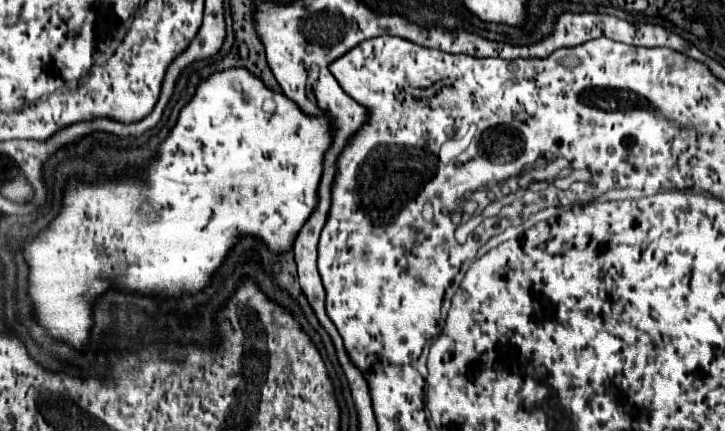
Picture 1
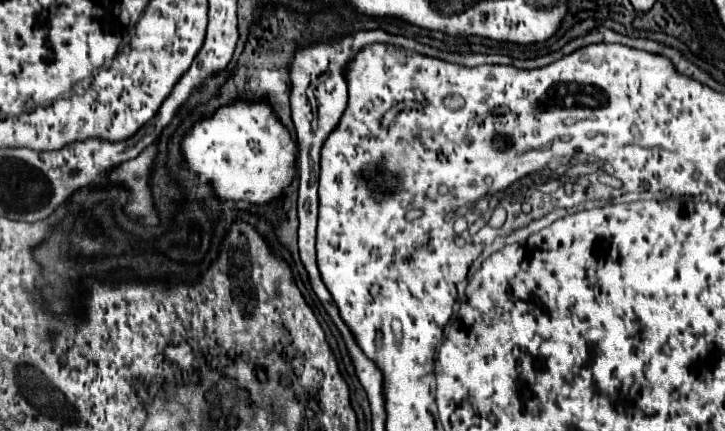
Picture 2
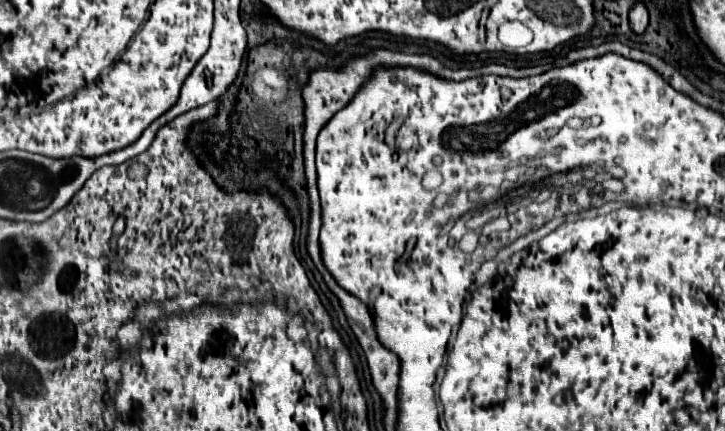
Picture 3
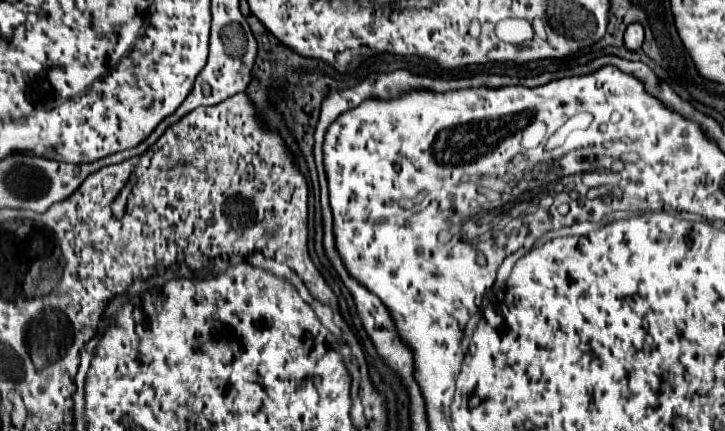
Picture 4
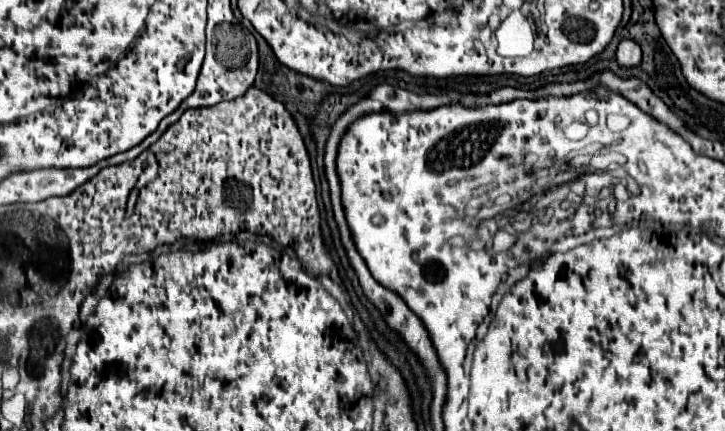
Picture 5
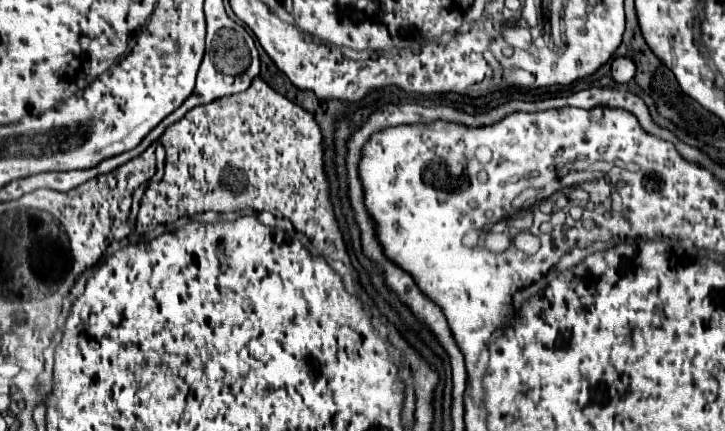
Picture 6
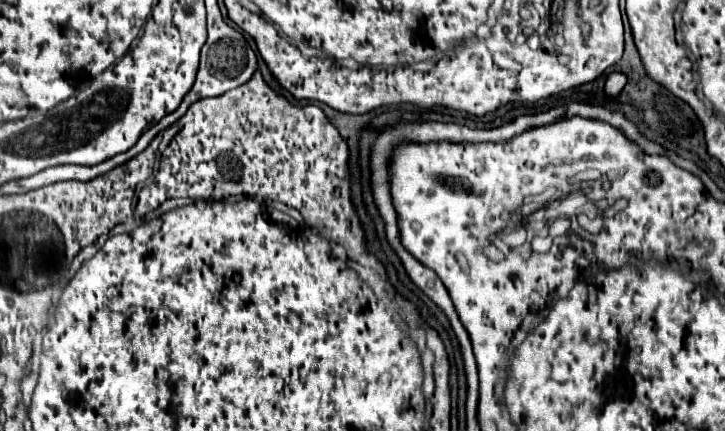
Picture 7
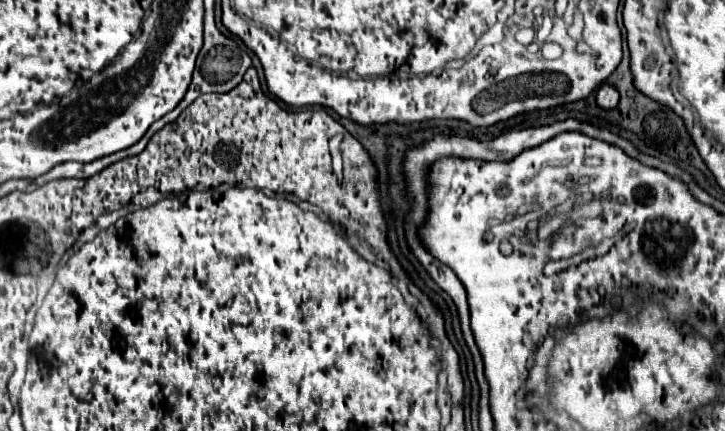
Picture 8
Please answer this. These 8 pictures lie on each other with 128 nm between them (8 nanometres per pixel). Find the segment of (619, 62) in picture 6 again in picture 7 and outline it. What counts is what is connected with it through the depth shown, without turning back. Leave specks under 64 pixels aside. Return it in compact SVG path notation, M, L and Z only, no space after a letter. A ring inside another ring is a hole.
M612 72L612 74L608 76L606 84L604 84L604 92L614 98L614 96L618 96L618 94L622 92L624 84L626 84L626 76L624 76L624 74L618 74L618 72Z

